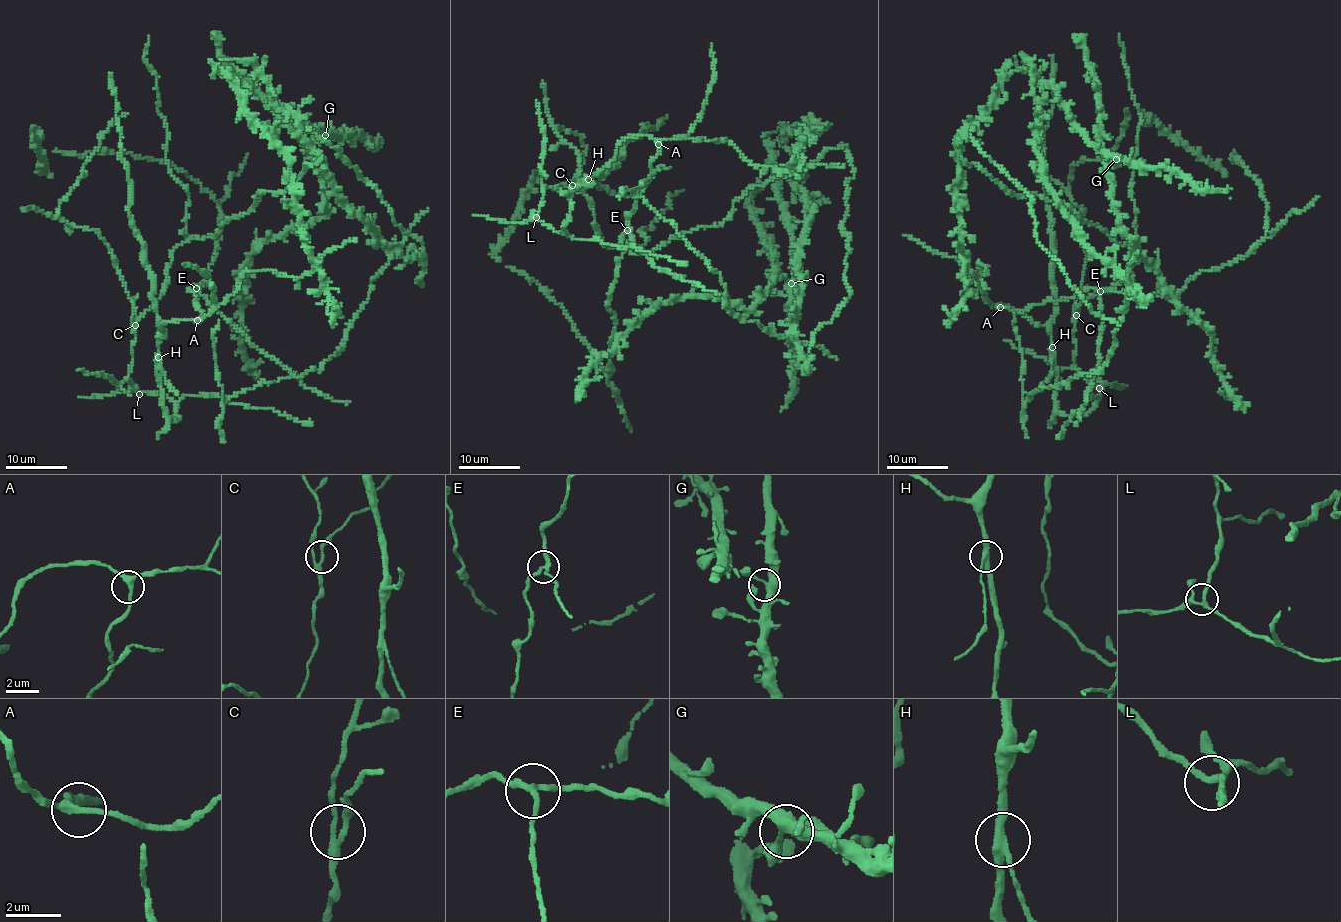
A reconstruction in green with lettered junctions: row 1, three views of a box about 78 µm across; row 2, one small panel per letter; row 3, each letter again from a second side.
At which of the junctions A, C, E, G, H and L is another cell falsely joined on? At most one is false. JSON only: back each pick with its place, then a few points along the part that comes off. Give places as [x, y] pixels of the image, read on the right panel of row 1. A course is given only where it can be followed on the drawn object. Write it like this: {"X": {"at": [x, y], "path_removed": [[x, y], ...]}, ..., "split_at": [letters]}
{"H": {"at": [1052, 347], "path_removed": [[1052, 347], [1049, 356], [1052, 371], [1040, 386]]}, "split_at": ["H"]}

